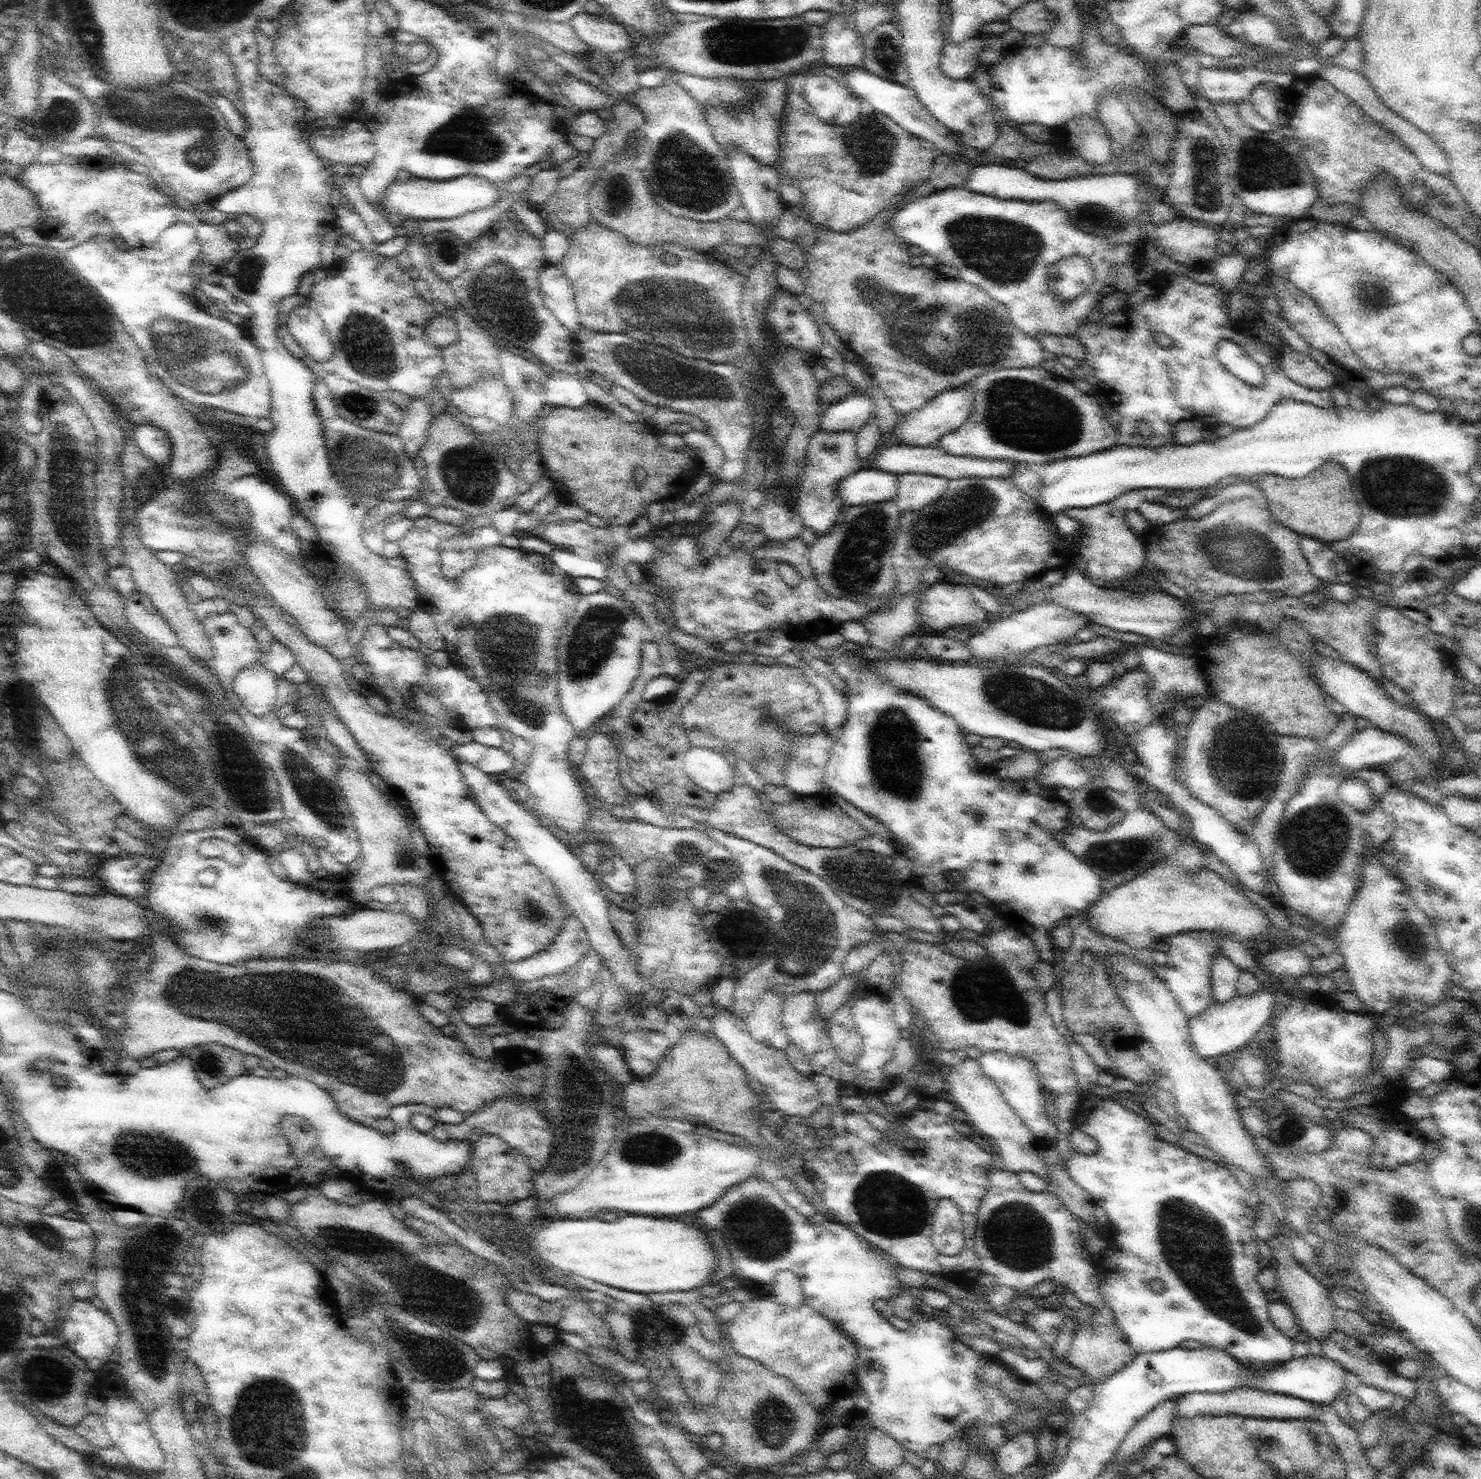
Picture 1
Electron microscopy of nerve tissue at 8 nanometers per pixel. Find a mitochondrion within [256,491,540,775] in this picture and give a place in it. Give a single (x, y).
(484, 638)

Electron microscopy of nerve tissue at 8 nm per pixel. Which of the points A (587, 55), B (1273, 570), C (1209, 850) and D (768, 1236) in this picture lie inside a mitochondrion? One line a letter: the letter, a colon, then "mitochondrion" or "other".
A: other
B: mitochondrion
C: other
D: mitochondrion

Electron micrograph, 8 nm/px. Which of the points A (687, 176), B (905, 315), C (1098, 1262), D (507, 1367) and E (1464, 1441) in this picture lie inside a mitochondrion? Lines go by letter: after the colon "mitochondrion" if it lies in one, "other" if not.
A: mitochondrion
B: mitochondrion
C: other
D: other
E: other

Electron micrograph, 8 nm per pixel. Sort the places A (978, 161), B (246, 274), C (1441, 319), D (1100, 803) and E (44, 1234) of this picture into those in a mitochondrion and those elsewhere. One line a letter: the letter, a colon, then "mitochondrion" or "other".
A: other
B: mitochondrion
C: other
D: mitochondrion
E: mitochondrion

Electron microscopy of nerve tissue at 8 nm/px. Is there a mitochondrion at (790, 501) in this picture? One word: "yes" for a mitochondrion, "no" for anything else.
no

